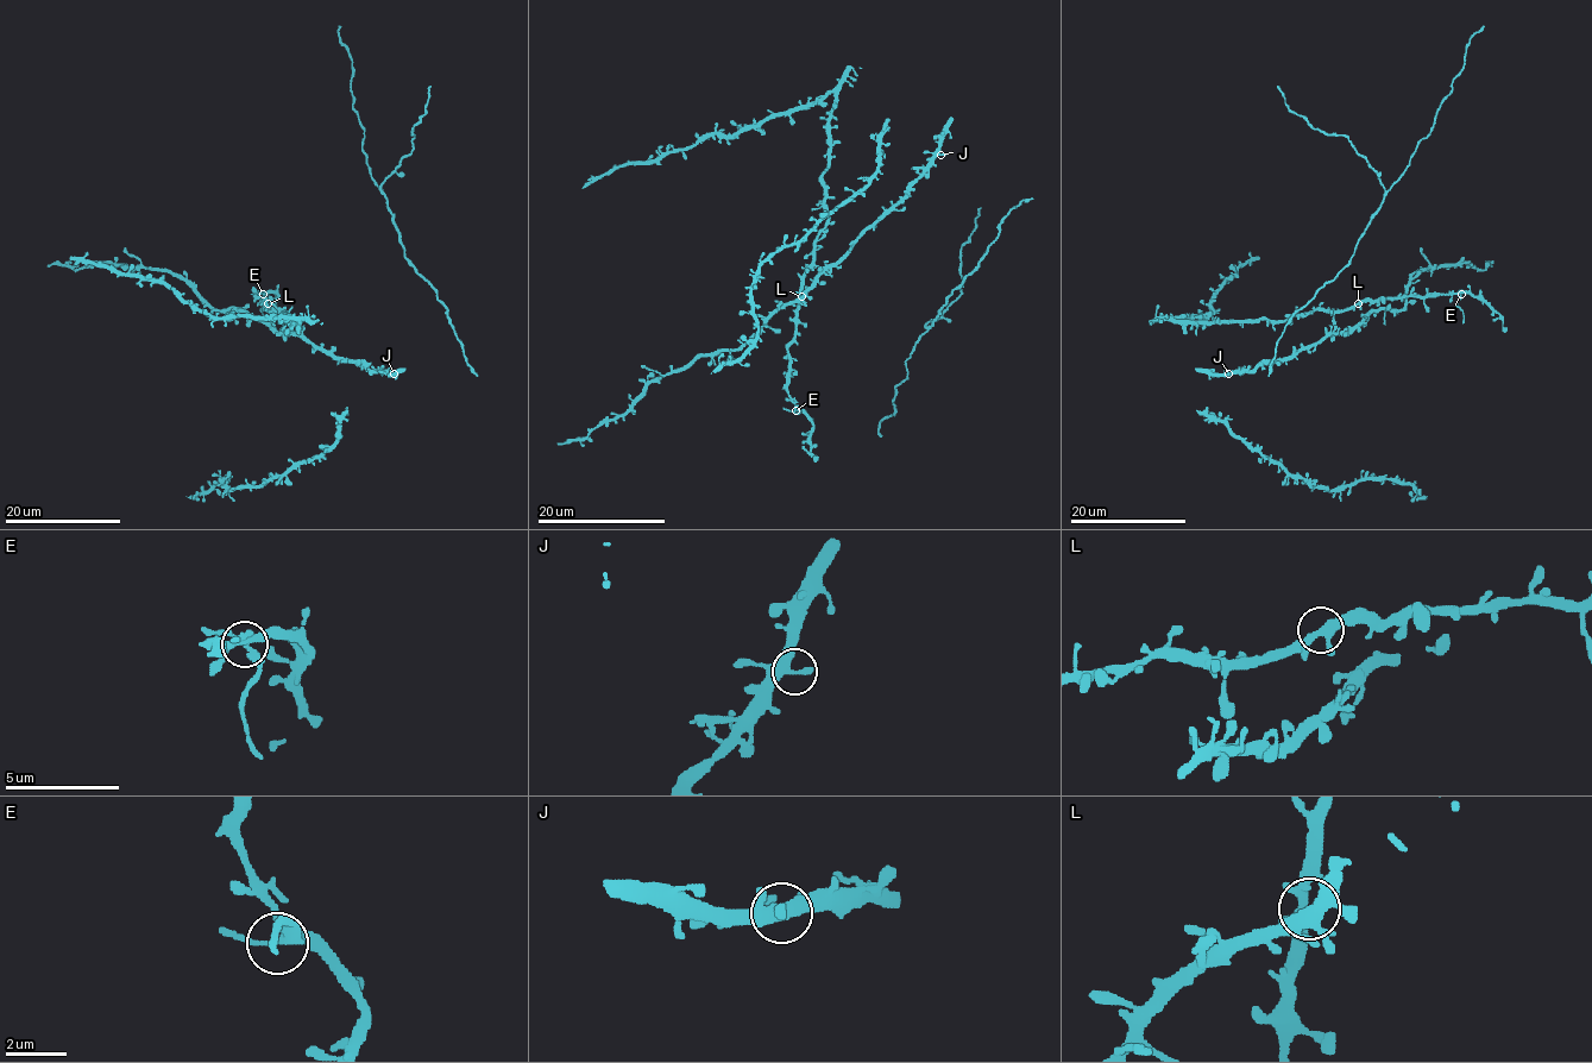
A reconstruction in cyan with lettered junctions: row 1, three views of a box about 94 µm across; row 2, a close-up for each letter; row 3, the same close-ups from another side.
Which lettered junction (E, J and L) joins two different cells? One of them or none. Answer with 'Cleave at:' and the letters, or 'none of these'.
Cleave at: E

